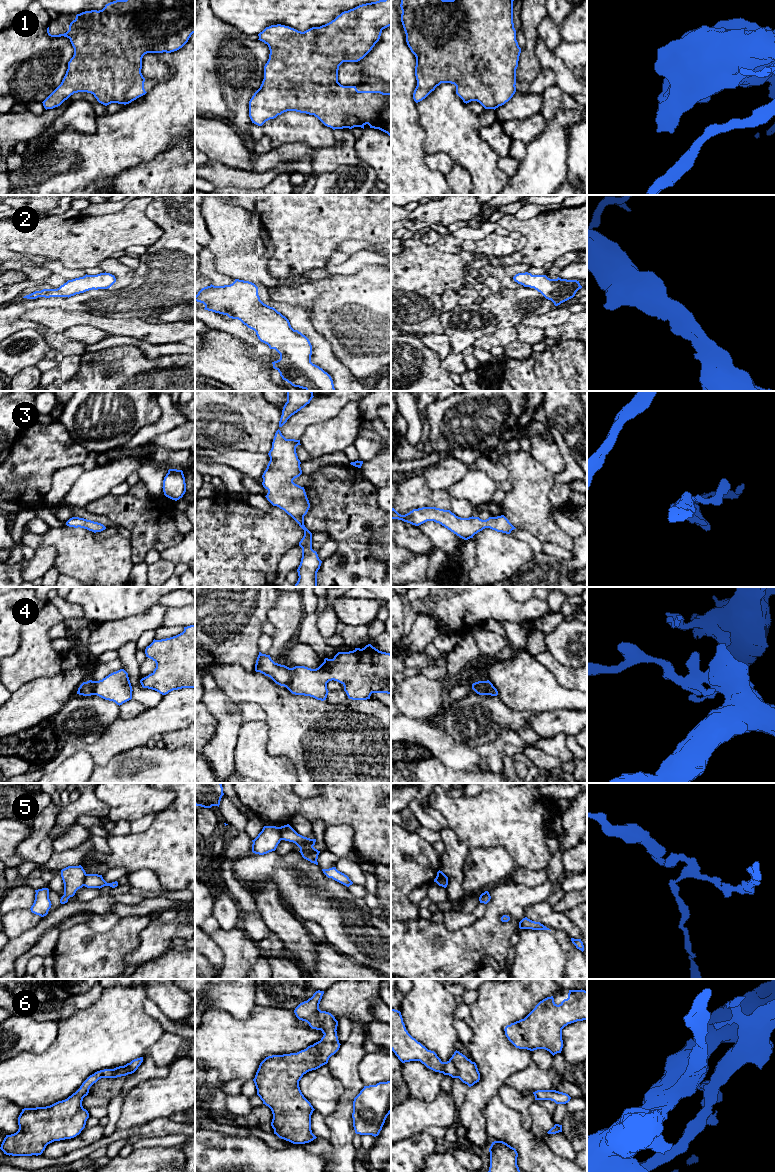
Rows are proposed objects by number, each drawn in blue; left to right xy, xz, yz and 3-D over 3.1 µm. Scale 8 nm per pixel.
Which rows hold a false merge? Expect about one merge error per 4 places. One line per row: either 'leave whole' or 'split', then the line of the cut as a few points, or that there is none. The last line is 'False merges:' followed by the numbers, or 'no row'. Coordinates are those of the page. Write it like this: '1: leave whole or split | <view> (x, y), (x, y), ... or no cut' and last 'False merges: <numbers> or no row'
1: leave whole | no cut
2: leave whole | no cut
3: leave whole | no cut
4: split | xz (291, 668), (291, 678), (285, 686)
5: split | xz (279, 827), (282, 839)
6: leave whole | no cut
False merges: 4, 5

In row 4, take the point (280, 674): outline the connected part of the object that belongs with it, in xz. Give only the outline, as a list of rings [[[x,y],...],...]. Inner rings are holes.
[[[262,654],[259,655],[255,664],[255,671],[270,677],[276,684],[286,687],[291,679],[291,668],[275,663],[270,655]]]

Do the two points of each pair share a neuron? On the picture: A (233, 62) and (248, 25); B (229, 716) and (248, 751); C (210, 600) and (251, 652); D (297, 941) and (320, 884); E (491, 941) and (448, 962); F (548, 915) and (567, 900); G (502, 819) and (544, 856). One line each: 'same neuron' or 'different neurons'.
A: different neurons
B: different neurons
C: same neuron
D: different neurons
E: same neuron
F: different neurons
G: same neuron

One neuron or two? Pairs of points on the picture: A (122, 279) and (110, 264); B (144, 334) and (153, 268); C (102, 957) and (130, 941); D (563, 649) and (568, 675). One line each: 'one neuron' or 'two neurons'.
A: one neuron
B: two neurons
C: one neuron
D: two neurons

